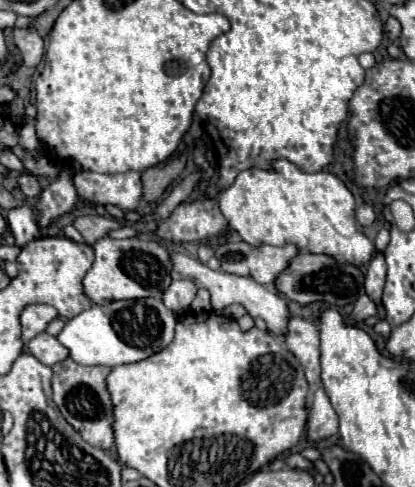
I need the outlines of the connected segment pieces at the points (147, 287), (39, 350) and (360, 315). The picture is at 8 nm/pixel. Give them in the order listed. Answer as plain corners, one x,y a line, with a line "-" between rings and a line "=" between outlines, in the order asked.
104,237
92,245
96,259
84,277
84,291
92,303
110,303
118,299
160,297
172,283
172,257
164,245
154,239
110,239
=
40,333
36,335
30,343
28,343
28,349
30,353
42,361
44,365
56,365
60,361
64,361
68,357
68,349
54,337
54,335
48,335
48,333
=
360,295
356,305
354,305
354,311
352,311
352,317
356,321
364,321
368,317
374,317
378,313
376,309
376,303
372,303
372,299
368,299
368,295

